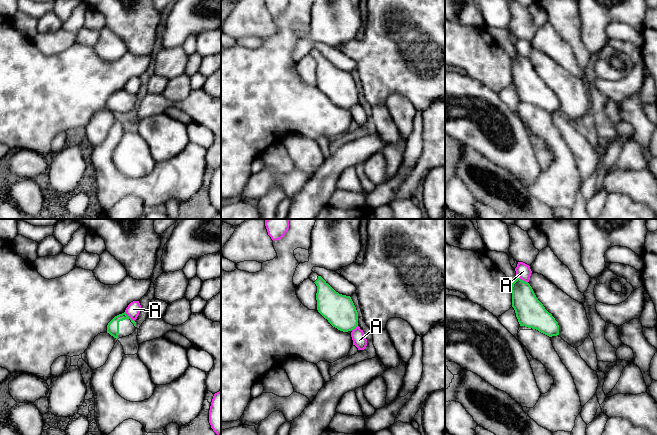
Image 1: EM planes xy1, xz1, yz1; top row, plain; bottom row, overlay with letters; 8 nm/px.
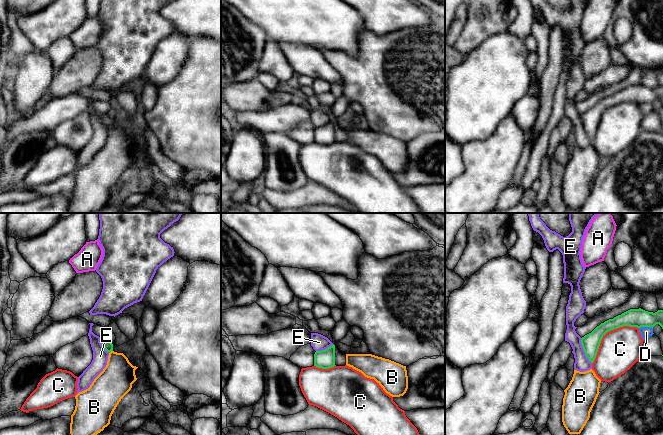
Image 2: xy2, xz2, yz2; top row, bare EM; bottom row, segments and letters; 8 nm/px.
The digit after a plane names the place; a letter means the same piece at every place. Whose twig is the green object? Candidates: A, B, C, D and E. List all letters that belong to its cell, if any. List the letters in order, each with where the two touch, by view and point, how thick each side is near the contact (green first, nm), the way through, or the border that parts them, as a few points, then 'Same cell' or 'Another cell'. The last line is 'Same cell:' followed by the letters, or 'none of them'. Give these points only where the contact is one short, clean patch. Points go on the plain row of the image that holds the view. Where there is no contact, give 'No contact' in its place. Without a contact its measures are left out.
A: Touches green at xy1 (128, 92). Thickness 100 nm (green) against 110 nm. Another cell
B: Touches green at xy2 (110, 127). Thickness 80 nm (green) against 280 nm. Boundary: xy2 (112, 126), (109, 129). Another cell
C: Touches green at yz2 (607, 107). Thickness 140 nm (green) against 320 nm. Another cell
D: Touches green at yz2 (645, 102). Thickness 150 nm (green) against 90 nm. Another cell
E: Touches green at yz2 (584, 127). Thickness 140 nm (green) against 120 nm. Boundary: yz2 (580, 114), (585, 132), (591, 139). Another cell
Same cell: none of them

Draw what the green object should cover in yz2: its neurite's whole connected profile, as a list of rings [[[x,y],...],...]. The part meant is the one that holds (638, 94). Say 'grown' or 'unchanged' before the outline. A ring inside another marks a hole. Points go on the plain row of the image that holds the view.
unchanged; [[[641,84],[630,85],[621,91],[609,95],[597,102],[591,109],[581,114],[581,120],[586,133],[591,139],[594,138],[603,112],[614,105],[630,103],[654,103],[659,100],[663,105],[663,86],[648,88]]]

